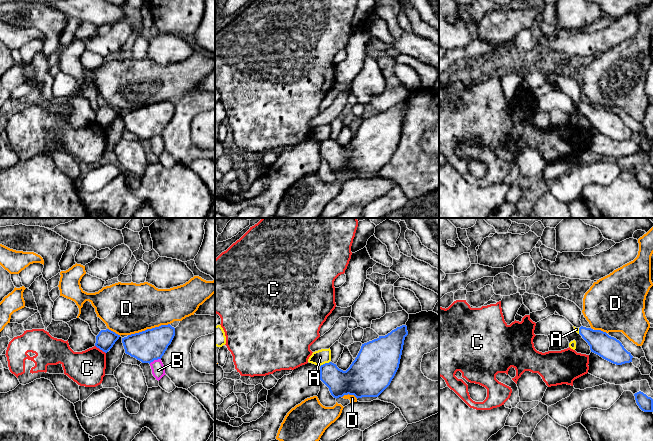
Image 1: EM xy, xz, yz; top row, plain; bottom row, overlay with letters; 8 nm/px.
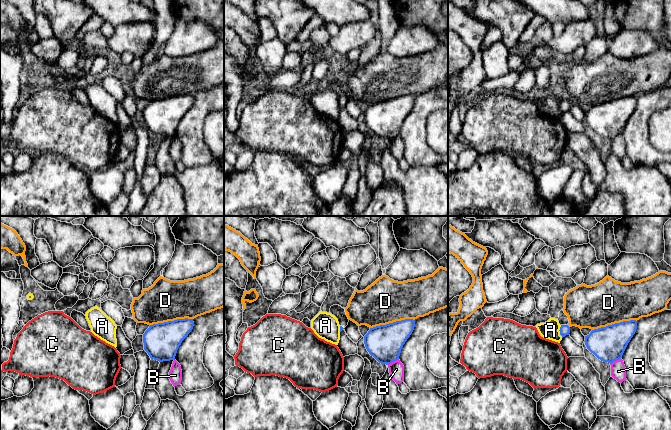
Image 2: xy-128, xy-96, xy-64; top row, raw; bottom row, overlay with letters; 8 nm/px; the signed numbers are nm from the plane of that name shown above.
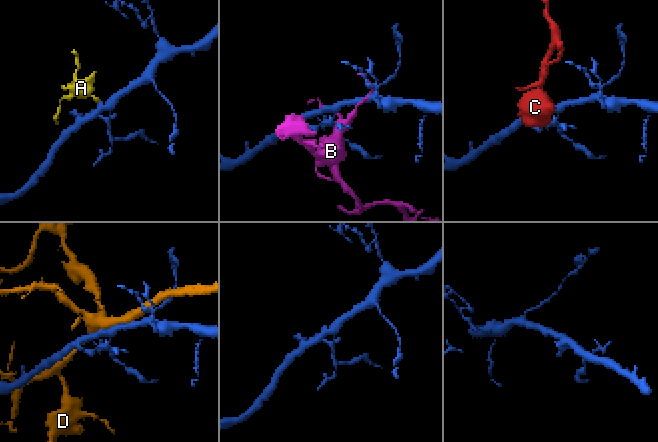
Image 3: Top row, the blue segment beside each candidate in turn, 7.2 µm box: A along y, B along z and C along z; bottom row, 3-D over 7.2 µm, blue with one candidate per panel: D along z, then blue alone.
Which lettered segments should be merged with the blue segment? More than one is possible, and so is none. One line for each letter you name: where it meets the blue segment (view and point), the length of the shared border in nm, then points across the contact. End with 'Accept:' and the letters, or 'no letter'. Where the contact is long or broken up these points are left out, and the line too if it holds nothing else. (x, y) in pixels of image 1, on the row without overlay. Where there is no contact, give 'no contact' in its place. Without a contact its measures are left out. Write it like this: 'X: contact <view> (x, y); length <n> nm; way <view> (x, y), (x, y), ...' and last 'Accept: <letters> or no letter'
Accept: no letter

